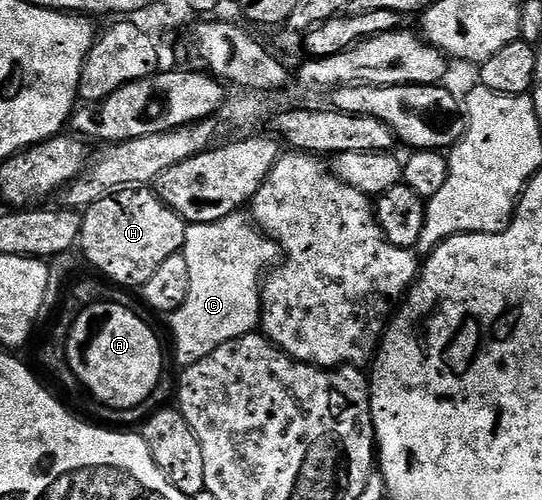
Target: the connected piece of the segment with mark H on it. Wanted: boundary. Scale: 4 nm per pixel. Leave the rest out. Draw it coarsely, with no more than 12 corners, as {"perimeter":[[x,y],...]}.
{"perimeter":[[152,188],[83,211],[78,243],[109,283],[143,288],[188,226]]}

